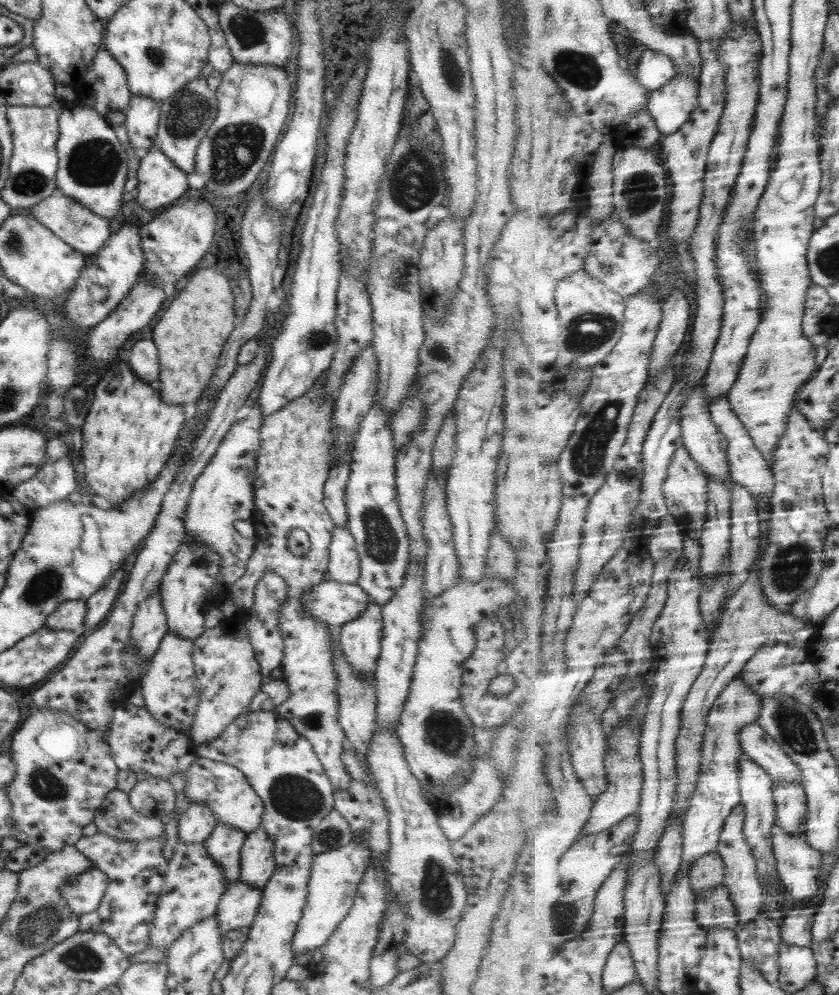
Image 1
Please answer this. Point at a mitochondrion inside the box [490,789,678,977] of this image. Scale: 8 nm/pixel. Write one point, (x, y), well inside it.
(564, 914)

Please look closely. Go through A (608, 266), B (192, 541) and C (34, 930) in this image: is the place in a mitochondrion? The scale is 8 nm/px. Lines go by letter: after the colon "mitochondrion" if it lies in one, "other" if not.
A: mitochondrion
B: other
C: mitochondrion

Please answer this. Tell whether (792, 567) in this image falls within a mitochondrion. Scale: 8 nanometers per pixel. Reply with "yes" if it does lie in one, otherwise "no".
yes

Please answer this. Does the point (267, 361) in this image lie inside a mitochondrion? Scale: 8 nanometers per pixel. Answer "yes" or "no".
no

